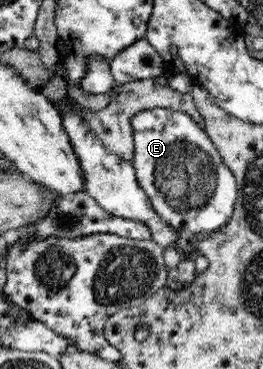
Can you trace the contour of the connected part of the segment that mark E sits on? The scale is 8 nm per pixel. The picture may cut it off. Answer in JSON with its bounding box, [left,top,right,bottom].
[131,107,237,234]

